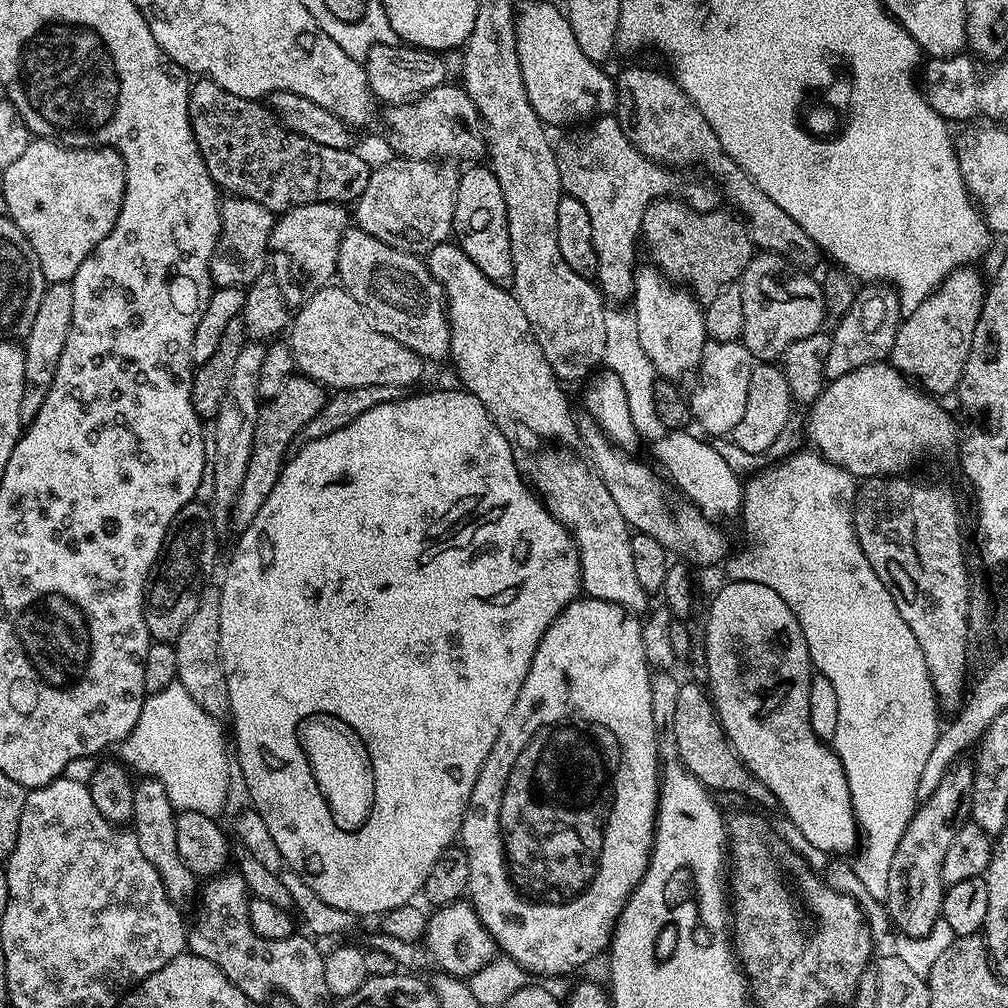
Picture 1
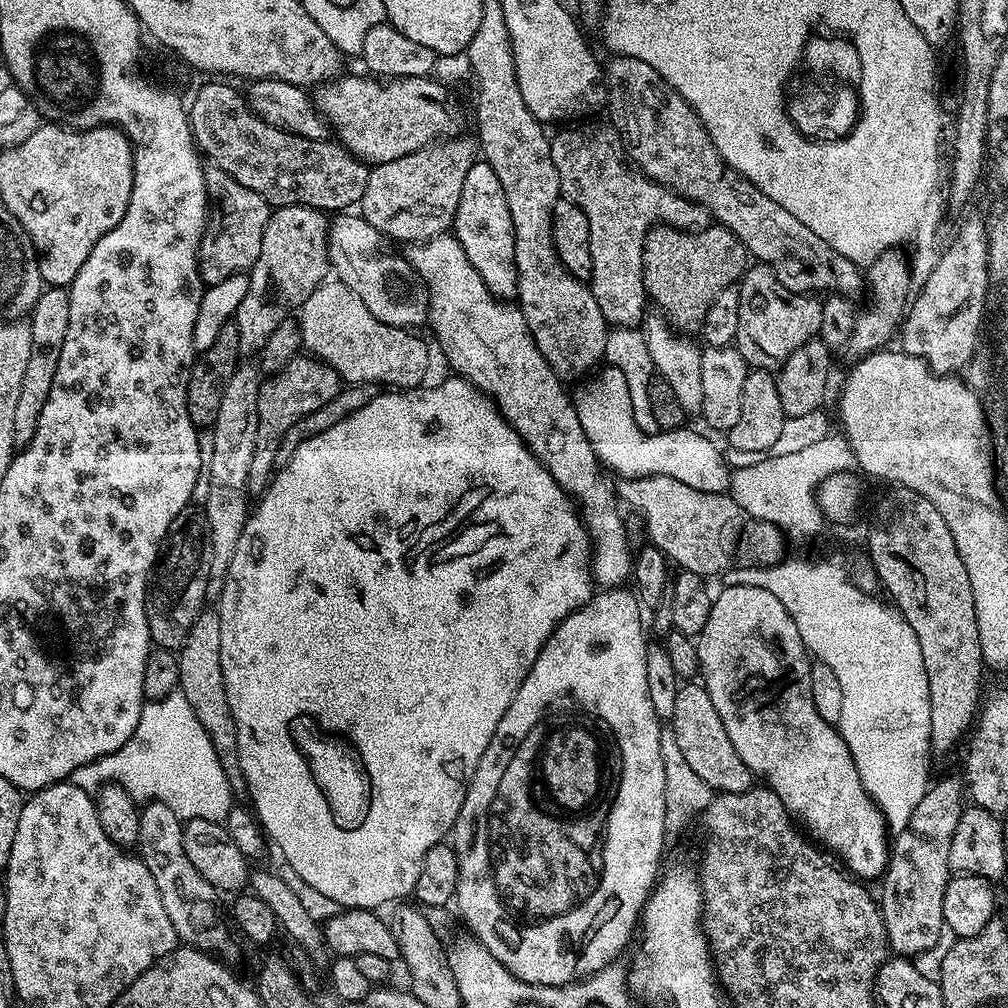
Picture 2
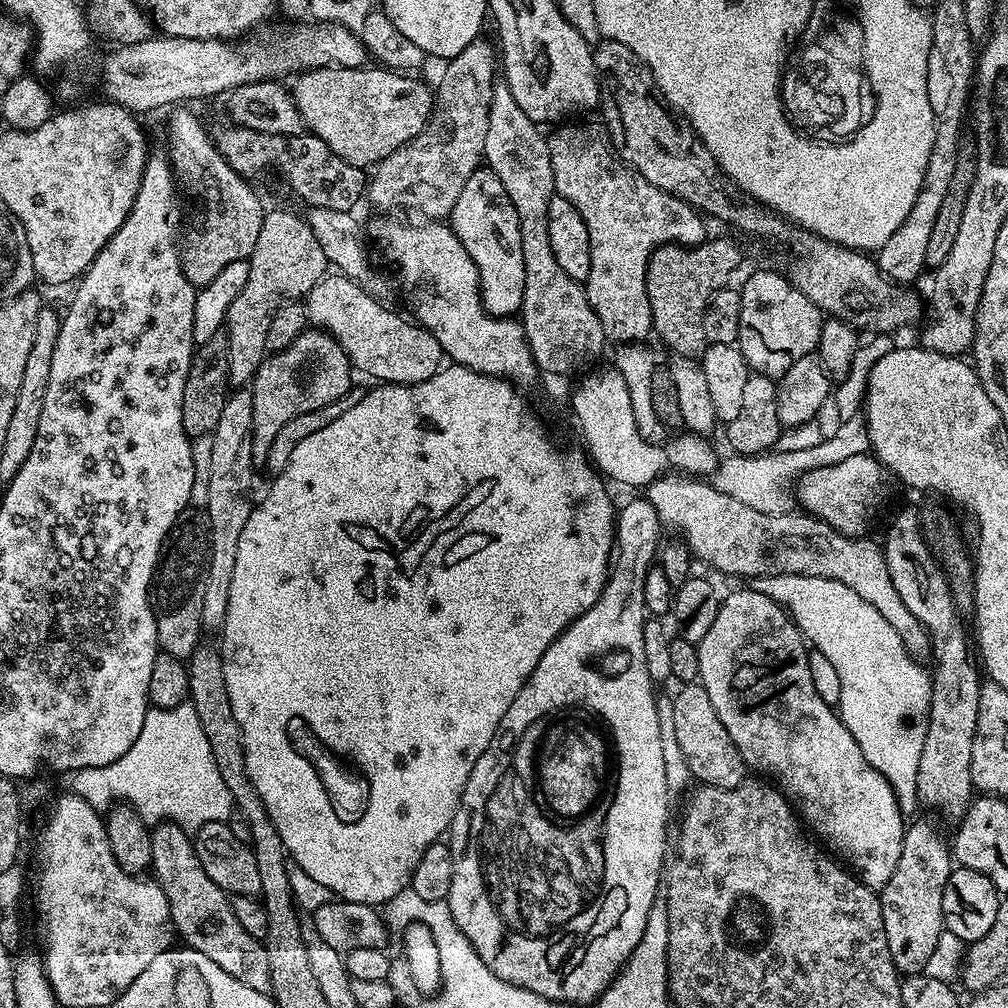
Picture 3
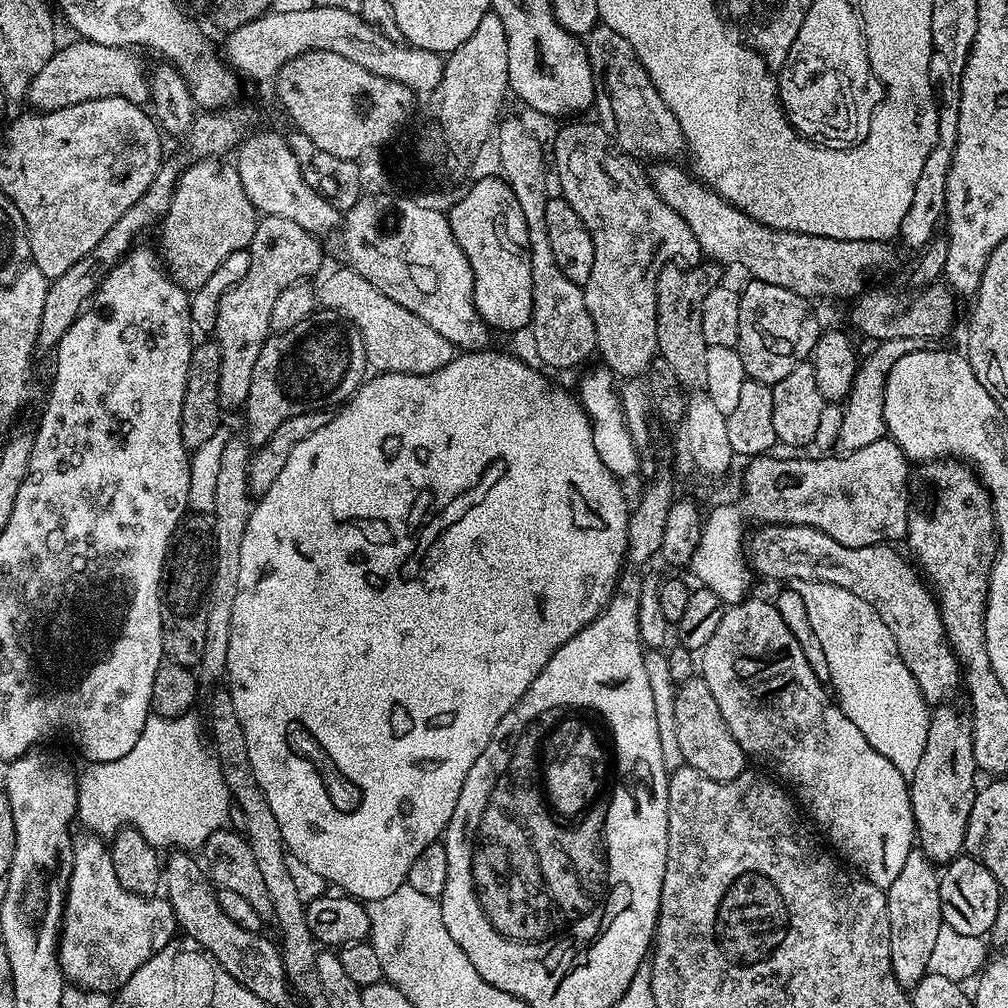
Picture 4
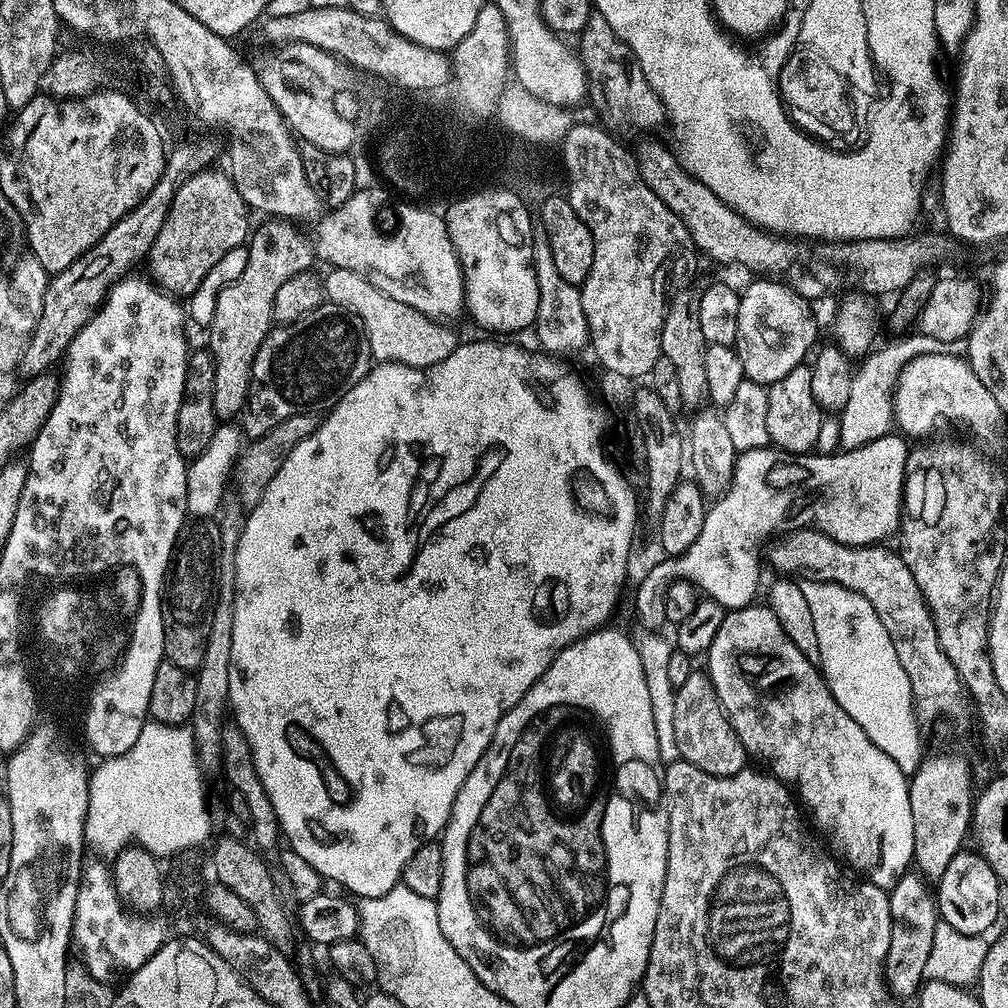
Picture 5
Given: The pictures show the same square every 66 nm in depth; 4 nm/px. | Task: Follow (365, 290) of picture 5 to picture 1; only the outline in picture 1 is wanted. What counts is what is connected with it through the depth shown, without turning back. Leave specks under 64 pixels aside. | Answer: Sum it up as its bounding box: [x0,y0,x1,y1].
[286,286,425,390]

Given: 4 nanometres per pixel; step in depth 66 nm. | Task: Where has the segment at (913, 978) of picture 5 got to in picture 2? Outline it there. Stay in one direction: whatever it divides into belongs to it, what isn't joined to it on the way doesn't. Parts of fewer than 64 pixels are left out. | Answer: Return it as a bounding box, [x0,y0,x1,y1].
[878,775,966,958]

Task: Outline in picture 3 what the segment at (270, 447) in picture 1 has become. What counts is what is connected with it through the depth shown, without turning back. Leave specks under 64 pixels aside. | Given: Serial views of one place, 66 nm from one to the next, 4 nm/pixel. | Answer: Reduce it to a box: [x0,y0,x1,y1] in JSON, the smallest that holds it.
[250,326,354,466]

